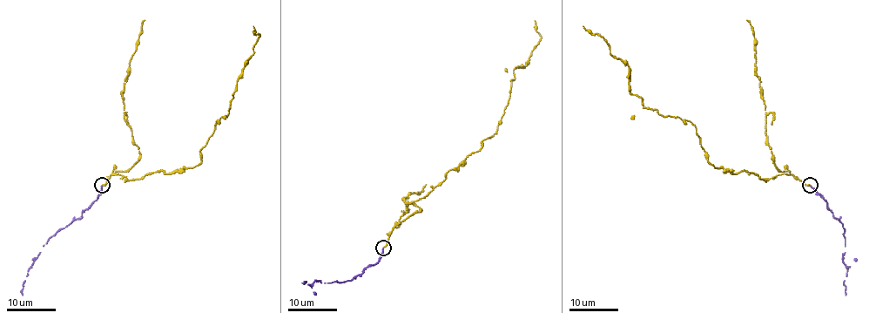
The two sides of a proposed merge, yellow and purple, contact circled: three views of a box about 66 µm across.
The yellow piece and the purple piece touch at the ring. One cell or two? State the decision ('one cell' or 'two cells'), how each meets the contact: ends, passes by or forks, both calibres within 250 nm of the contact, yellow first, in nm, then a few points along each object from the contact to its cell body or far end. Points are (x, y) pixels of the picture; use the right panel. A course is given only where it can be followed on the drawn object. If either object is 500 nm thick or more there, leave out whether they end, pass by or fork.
one cell; yellow ends there; purple ends there; 200 nm thick on the yellow side, 200 nm on the other; yellow runs (810, 185), (785, 173), (765, 180), (713, 166), (697, 127), (646, 108), (630, 92), (628, 65), (582, 26); purple runs (811, 185), (844, 228), (843, 261), (847, 271), (844, 284), (845, 295)

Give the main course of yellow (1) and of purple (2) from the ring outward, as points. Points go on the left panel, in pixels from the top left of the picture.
1: (102, 185), (111, 174), (140, 179), (198, 166), (253, 53), (253, 26)
2: (101, 185), (98, 197), (81, 214), (81, 218), (60, 228), (43, 245), (28, 271), (23, 295)

